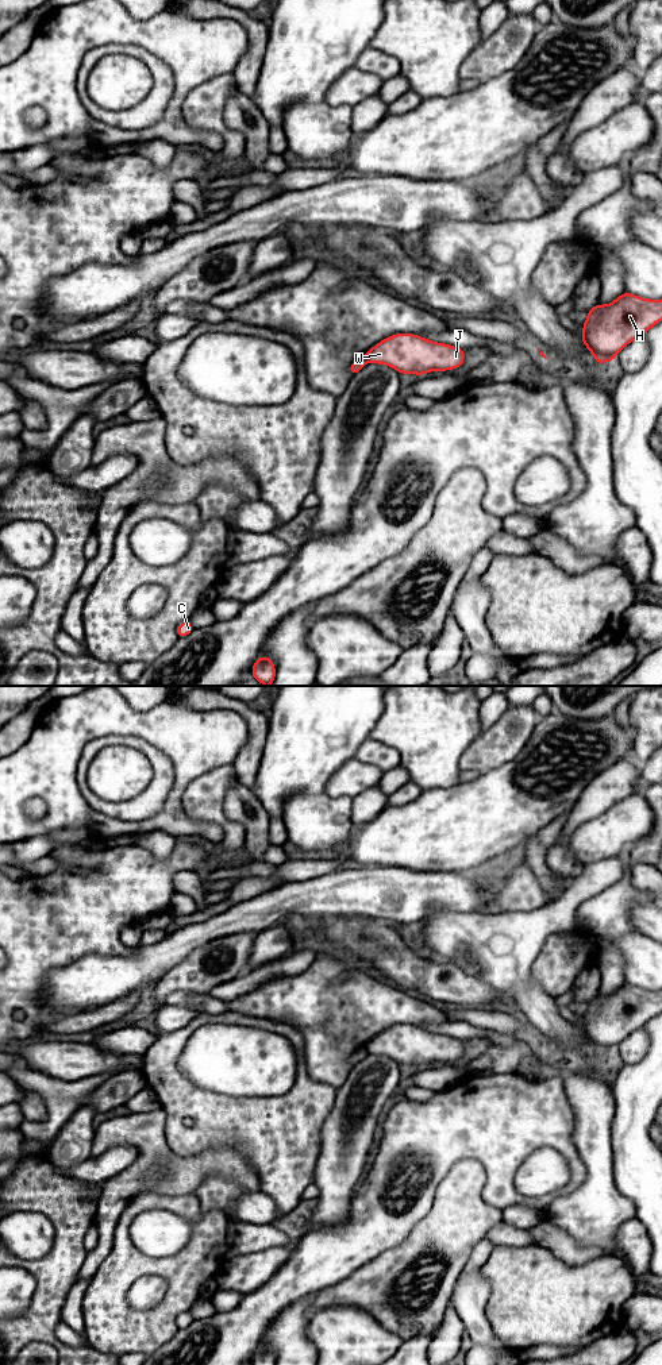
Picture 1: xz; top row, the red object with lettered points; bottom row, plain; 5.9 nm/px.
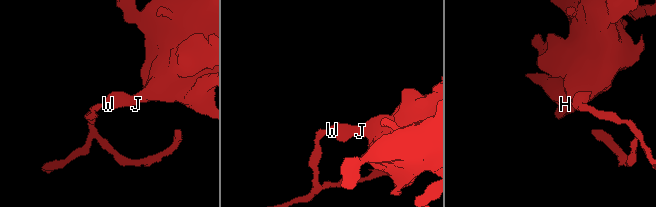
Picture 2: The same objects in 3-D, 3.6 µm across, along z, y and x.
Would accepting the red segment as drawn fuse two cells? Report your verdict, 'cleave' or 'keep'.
cleave

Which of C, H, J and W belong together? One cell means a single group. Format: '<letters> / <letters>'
C / H J W

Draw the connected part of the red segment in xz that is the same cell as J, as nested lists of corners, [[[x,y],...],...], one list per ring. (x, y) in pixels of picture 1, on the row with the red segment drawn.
[[[394,333],[366,352],[367,362],[393,367],[399,374],[424,375],[455,370],[465,363],[465,350],[416,333]]]

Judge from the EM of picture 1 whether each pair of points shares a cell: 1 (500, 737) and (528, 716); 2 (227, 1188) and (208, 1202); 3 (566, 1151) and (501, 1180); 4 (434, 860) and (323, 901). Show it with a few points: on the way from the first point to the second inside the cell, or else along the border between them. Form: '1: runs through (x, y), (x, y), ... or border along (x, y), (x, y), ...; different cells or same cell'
1: runs through (507, 736), (522, 723); same cell
2: runs through (223, 1192), (212, 1198); same cell
3: runs through (547, 1140), (531, 1140), (510, 1161); same cell
4: border along (380, 866), (438, 871), (442, 874); different cells

